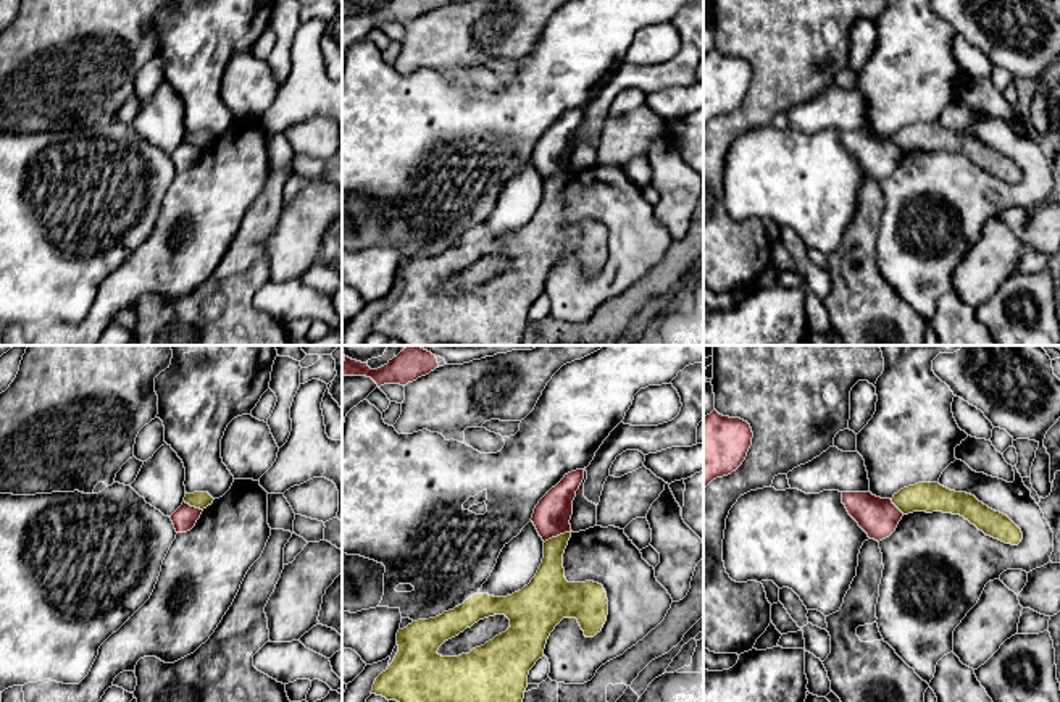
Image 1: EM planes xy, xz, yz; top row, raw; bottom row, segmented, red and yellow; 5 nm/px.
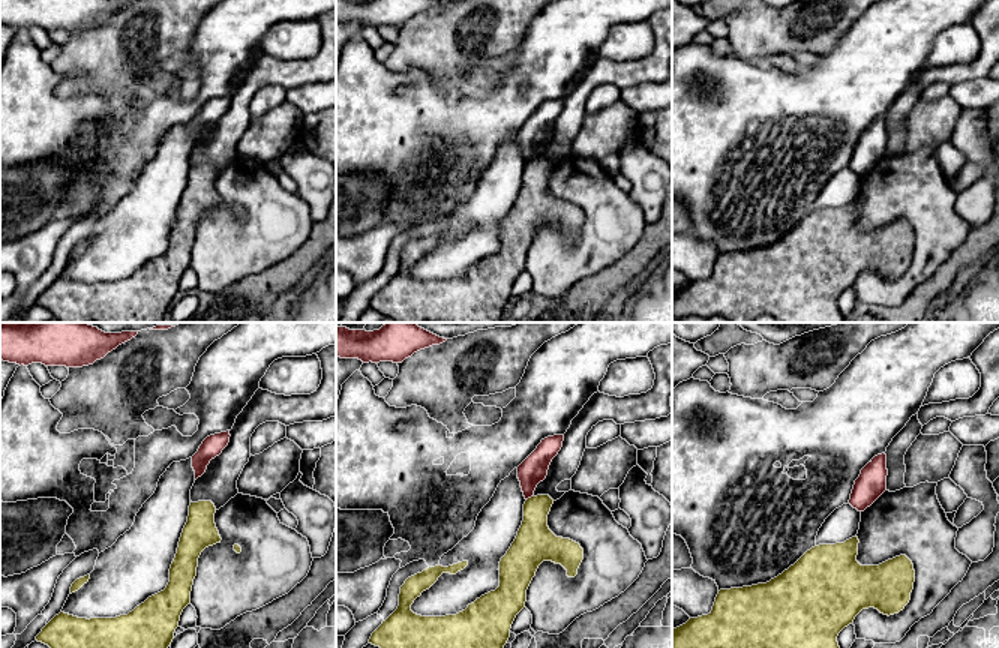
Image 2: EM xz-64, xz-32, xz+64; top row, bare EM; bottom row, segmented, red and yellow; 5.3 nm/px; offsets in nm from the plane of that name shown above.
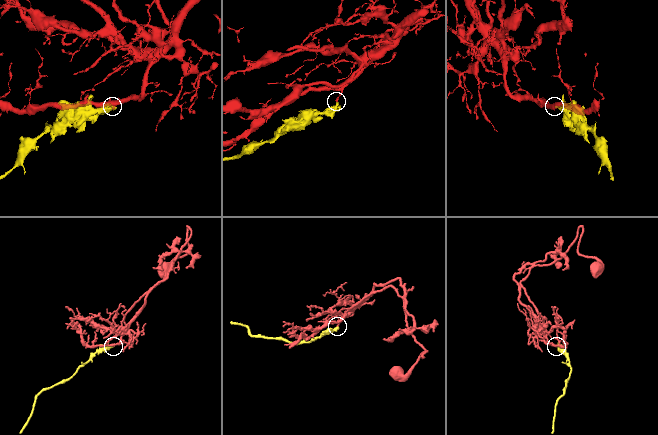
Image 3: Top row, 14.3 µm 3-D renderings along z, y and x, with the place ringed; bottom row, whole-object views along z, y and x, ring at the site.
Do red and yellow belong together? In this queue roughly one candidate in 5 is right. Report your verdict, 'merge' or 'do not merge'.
do not merge

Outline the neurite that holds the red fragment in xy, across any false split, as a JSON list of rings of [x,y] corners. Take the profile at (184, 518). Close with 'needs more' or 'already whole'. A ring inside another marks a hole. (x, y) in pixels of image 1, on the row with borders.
[[[182,502],[182,505],[171,515],[176,533],[190,531],[200,518],[202,512],[203,510]]]; already whole

